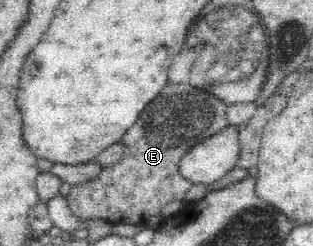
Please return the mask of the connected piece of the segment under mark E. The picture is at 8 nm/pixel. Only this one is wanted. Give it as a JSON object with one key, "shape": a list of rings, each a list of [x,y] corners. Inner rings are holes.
{"shape":[[[189,83],[166,84],[164,91],[142,111],[136,125],[126,131],[122,139],[126,143],[123,158],[102,168],[94,179],[71,186],[66,197],[70,212],[82,222],[104,219],[111,225],[144,225],[149,217],[161,213],[165,204],[185,200],[193,183],[181,176],[179,161],[194,145],[227,126],[228,103],[228,100]]]}

